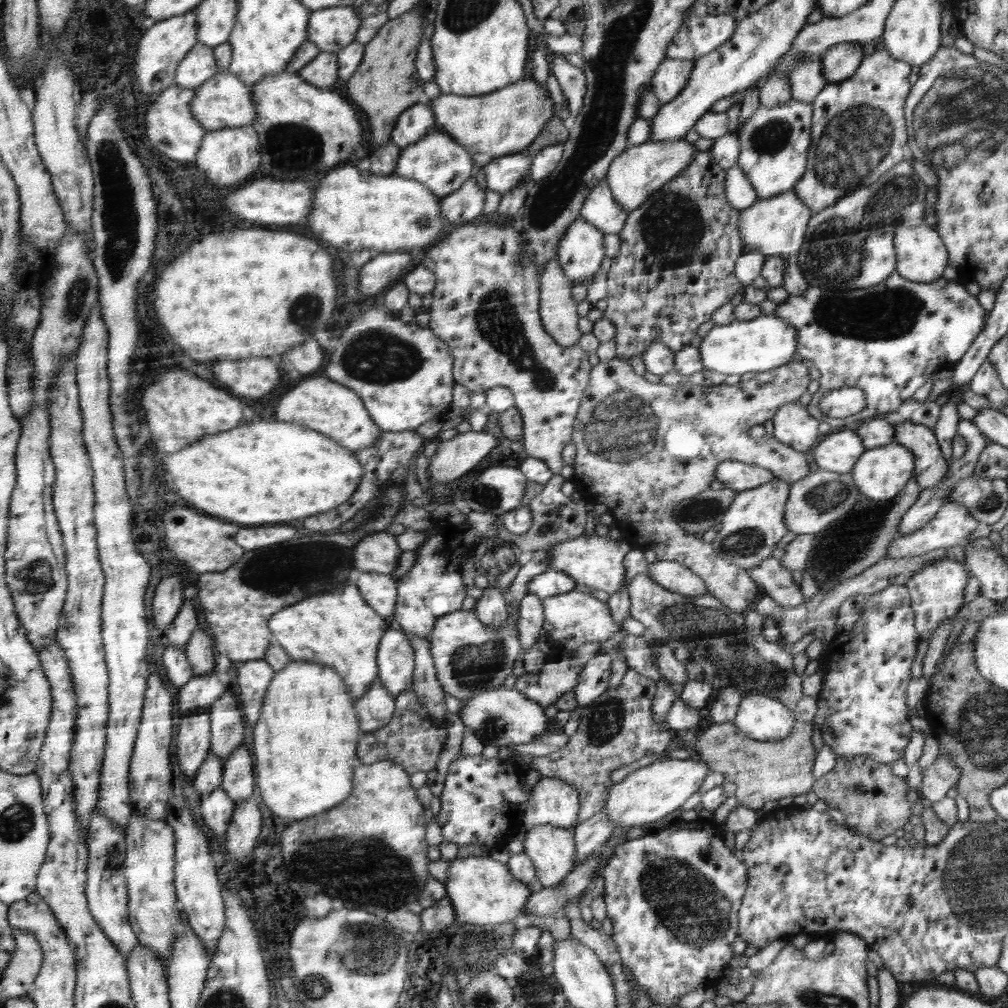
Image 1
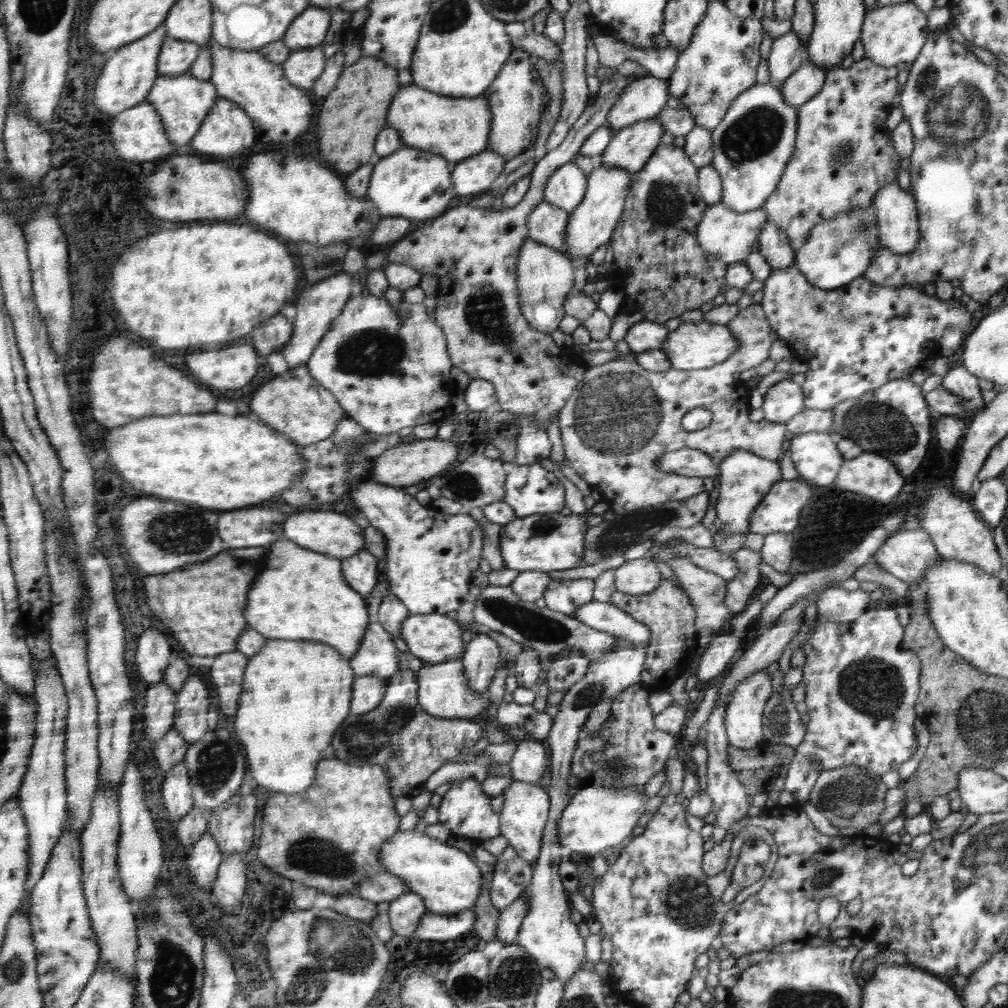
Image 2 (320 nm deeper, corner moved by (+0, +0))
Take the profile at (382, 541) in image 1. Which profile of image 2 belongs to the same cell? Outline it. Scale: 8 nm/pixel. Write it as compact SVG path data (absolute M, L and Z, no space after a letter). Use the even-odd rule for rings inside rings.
M332 509L314 510L314 512L310 510L300 510L298 514L290 514L290 522L285 522L284 528L286 528L286 530L284 530L286 538L292 542L298 542L298 546L313 550L317 553L330 555L334 558L343 559L352 557L356 553L360 553L364 546L363 534L361 533L363 528L360 528L358 524L354 523L348 514L340 514Z

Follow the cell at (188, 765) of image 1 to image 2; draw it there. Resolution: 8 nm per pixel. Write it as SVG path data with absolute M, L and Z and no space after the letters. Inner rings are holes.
M185 761L166 772L166 780L162 784L162 800L168 812L168 820L172 824L182 821L194 807L192 785L189 764Z

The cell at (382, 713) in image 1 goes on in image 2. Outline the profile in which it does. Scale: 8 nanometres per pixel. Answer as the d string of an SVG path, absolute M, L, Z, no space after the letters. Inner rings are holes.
M378 675L356 677L353 682L352 713L366 714L378 707L384 698L386 680Z

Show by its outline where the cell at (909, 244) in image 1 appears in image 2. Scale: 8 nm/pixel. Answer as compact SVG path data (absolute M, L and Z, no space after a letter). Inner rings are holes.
M893 183L878 189L872 201L876 205L881 246L894 254L913 253L921 242L914 193Z

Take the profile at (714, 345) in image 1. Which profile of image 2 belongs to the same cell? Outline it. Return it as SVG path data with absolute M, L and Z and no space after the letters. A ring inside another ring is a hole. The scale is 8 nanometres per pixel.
M702 320L696 323L680 324L676 330L672 330L665 336L660 349L666 352L668 361L672 363L672 369L692 371L721 365L722 362L732 358L740 346L741 342L737 342L736 335L726 324Z

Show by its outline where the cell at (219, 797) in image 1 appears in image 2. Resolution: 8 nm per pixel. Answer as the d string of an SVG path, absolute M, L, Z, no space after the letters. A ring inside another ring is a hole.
M206 831L187 858L188 872L194 884L206 892L211 892L221 861L222 852L218 840Z

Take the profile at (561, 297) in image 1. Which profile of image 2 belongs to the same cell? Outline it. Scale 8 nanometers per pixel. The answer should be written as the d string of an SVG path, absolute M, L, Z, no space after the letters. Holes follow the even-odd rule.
M529 239L522 250L522 310L539 331L550 333L559 328L565 314L564 305L574 290L576 267L553 247Z

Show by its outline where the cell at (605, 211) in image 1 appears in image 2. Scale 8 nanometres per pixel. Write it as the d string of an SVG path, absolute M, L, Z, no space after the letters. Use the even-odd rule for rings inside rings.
M574 160L567 162L557 168L546 181L545 201L571 214L586 196L587 180Z

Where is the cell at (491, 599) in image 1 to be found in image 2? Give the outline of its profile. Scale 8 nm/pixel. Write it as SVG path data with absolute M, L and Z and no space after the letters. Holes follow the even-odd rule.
M475 633L465 648L461 661L470 687L478 695L487 693L488 687L497 672L500 656L500 645L486 633Z

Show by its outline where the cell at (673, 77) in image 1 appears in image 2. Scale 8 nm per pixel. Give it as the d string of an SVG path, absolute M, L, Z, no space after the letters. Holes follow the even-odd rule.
M647 74L624 88L618 100L609 108L605 124L617 132L656 117L670 101L668 78Z

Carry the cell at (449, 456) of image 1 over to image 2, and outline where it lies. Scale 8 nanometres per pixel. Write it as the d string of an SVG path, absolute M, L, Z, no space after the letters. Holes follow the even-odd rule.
M433 438L416 439L412 443L401 442L385 450L375 458L373 476L375 476L377 483L405 488L413 484L418 484L420 480L424 480L428 476L442 474L442 472L450 468L450 464L456 458L458 458L458 446L454 442L450 442L450 440Z

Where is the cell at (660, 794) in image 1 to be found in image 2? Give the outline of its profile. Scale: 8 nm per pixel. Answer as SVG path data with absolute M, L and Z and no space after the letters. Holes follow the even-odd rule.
M588 786L575 794L558 822L558 843L562 848L580 854L598 854L608 846L622 844L622 840L634 830L639 816L646 806L644 788L625 786L615 790L613 786Z

